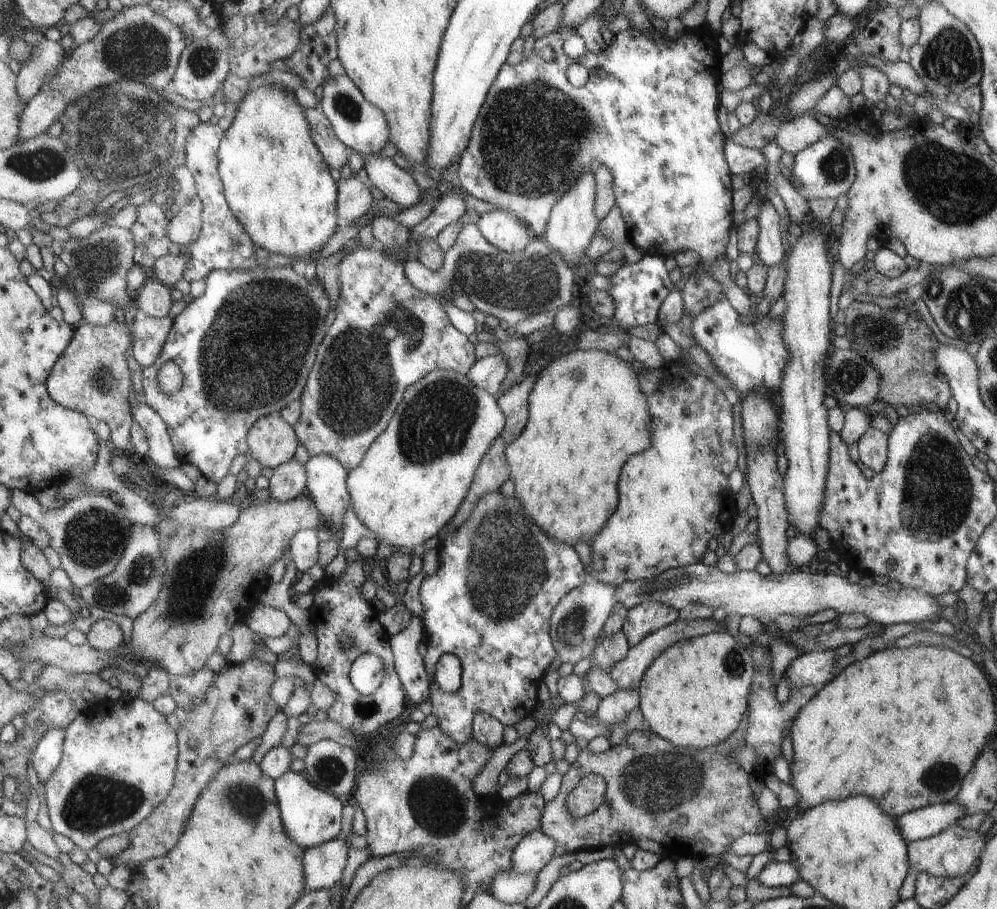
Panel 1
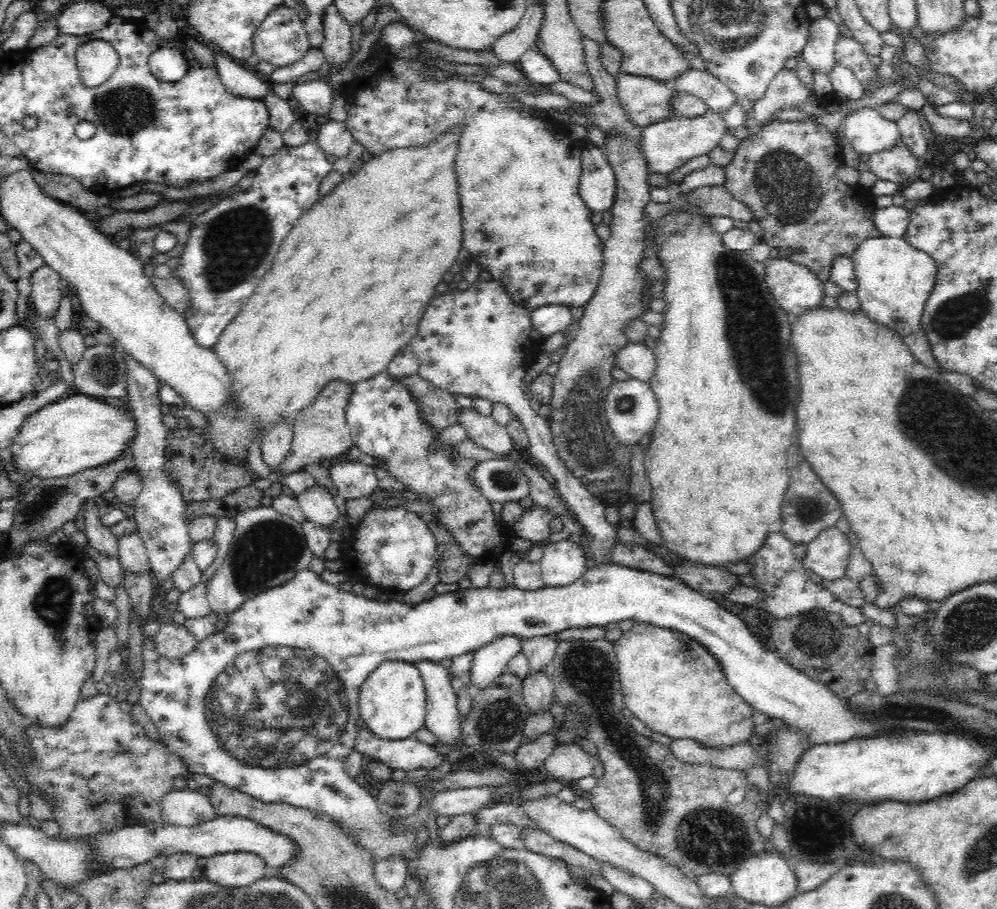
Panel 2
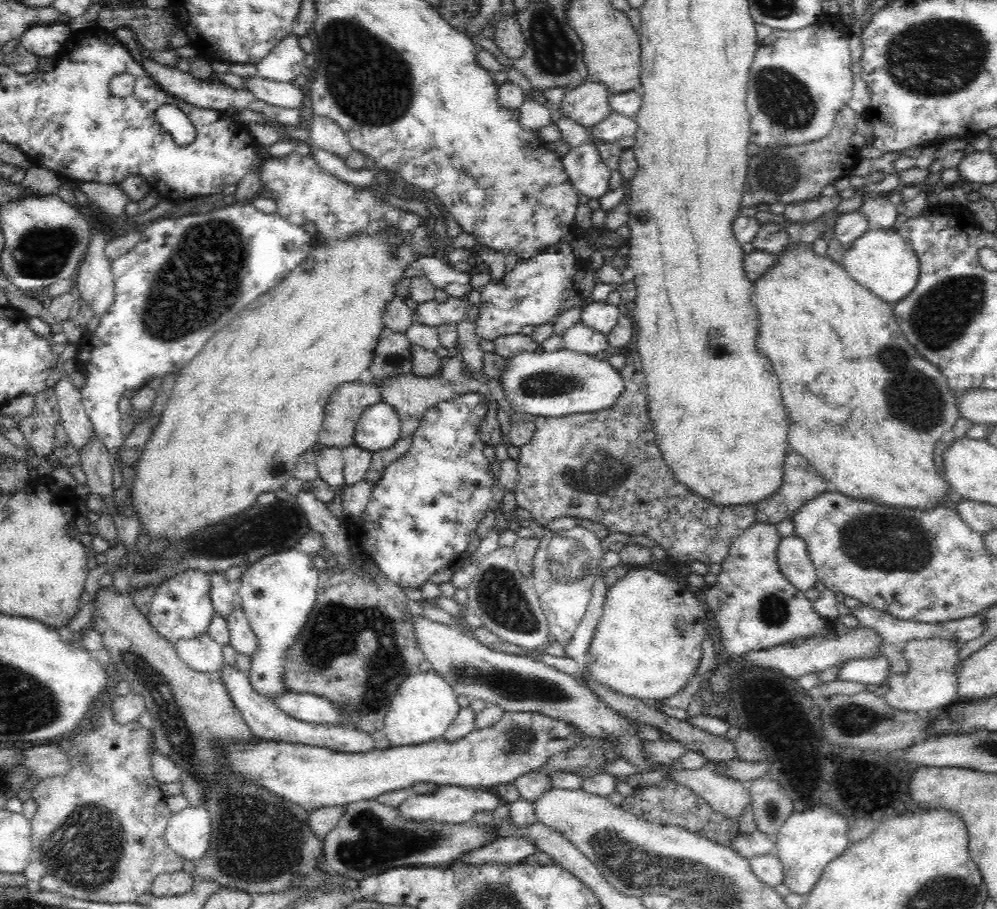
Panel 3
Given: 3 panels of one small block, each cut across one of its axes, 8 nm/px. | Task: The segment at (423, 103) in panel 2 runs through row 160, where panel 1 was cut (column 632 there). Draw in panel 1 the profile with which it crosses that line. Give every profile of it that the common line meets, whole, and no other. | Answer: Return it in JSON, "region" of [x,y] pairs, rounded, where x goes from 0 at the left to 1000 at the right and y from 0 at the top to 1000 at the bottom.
{"region":[[[668,398],[663,406],[649,406],[648,411],[644,411],[644,431],[648,431],[652,440],[652,453],[656,453],[656,493],[650,493],[648,497],[642,497],[640,502],[632,502],[630,508],[624,515],[622,530],[620,530],[620,541],[622,541],[622,552],[620,552],[620,563],[616,565],[616,572],[612,576],[607,576],[602,585],[591,595],[594,606],[594,618],[588,622],[588,629],[592,638],[613,642],[620,646],[626,639],[639,639],[642,637],[653,637],[667,627],[685,624],[696,619],[704,618],[706,609],[710,607],[710,596],[716,590],[723,591],[732,583],[736,572],[742,565],[737,550],[737,545],[733,542],[730,524],[739,514],[740,497],[738,497],[738,484],[736,484],[736,458],[734,458],[733,442],[728,442],[724,429],[717,424],[716,419],[708,416],[700,407],[686,398]]]}

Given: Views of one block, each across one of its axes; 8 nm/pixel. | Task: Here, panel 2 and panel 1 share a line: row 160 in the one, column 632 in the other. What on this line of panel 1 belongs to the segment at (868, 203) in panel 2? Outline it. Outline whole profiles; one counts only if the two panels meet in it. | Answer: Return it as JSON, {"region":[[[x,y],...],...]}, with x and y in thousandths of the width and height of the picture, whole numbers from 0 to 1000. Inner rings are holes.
{"region":[[[751,777],[742,799],[730,813],[705,824],[681,822],[654,803],[637,803],[633,805],[631,814],[613,821],[602,829],[584,825],[581,833],[572,842],[572,847],[565,853],[561,871],[554,880],[548,881],[543,898],[541,912],[548,920],[553,920],[557,924],[555,942],[561,943],[584,935],[626,931],[638,927],[642,922],[651,922],[661,926],[670,941],[677,943],[691,941],[702,945],[713,939],[724,939],[729,931],[745,917],[771,915],[770,903],[763,898],[760,891],[759,876],[754,876],[750,851],[730,833],[731,827],[734,827],[736,823],[748,821],[750,787]],[[592,850],[602,851],[608,859],[607,882],[596,893],[579,901],[570,893],[567,878],[582,860],[582,857]]]}

